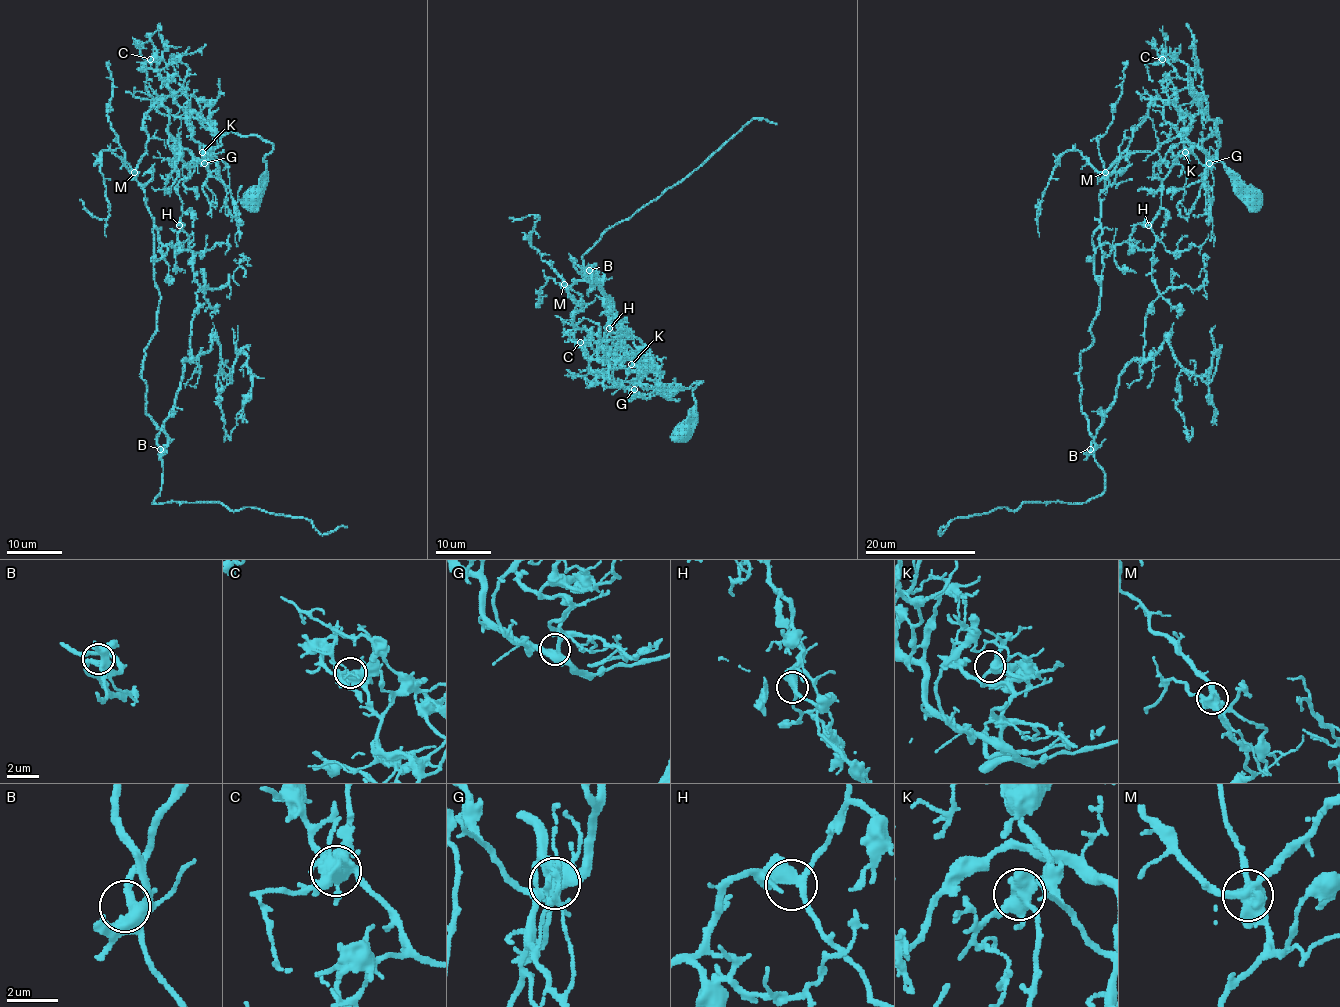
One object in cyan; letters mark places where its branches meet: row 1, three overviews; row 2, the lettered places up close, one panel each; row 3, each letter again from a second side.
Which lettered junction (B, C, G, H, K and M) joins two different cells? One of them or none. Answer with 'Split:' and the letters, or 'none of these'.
Split: M

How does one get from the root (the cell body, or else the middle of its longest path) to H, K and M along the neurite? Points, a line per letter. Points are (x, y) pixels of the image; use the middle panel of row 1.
H: (684, 435), (693, 421), (692, 390), (702, 382), (650, 397), (621, 388), (602, 363), (609, 328)
K: (684, 435), (693, 421), (692, 390), (702, 382), (642, 397), (635, 389), (638, 368), (631, 364)
M: (684, 435), (702, 382), (650, 397), (621, 388), (598, 343), (573, 322), (576, 303), (563, 284)

